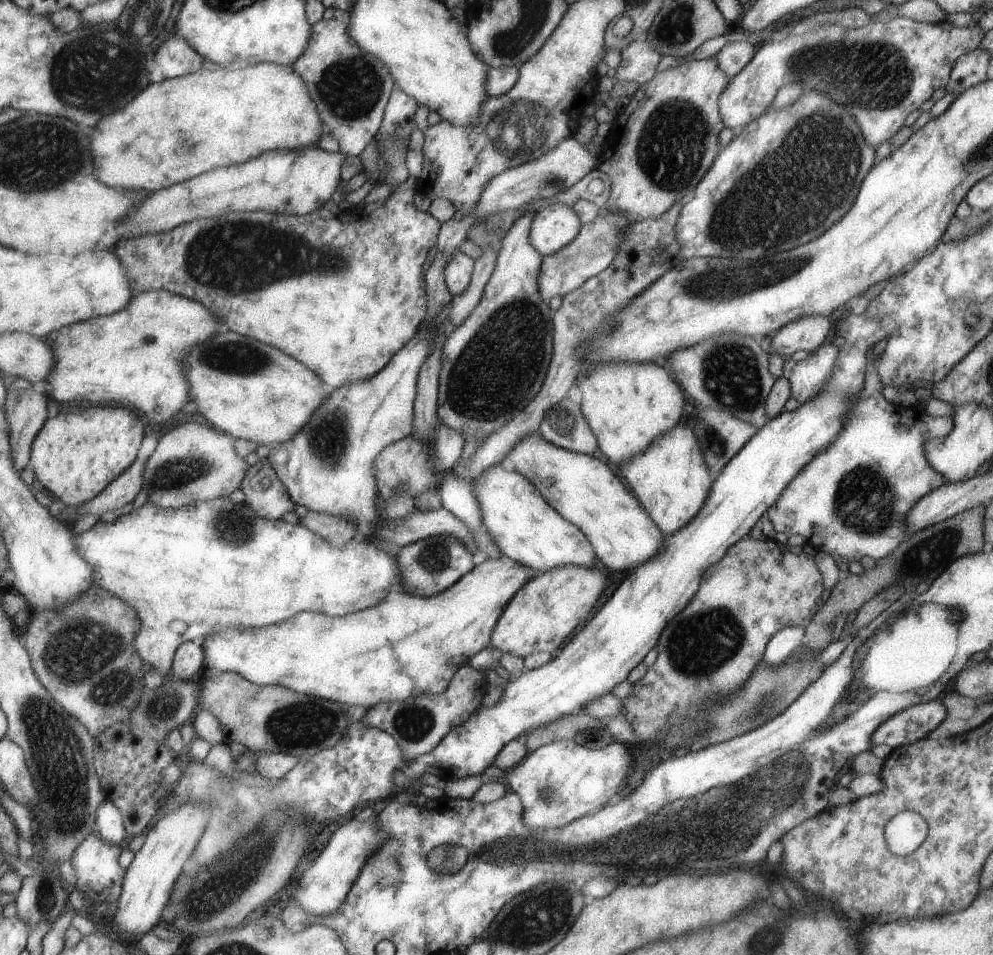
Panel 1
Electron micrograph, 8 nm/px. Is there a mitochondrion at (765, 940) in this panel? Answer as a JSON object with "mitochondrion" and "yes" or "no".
{"mitochondrion":"yes"}

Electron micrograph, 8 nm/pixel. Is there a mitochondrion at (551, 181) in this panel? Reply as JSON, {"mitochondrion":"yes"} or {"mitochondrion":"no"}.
{"mitochondrion":"yes"}

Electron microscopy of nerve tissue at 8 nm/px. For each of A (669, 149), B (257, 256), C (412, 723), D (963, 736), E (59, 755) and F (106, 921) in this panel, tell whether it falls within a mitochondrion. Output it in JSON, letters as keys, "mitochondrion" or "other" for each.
{"A":"mitochondrion","B":"mitochondrion","C":"mitochondrion","D":"other","E":"mitochondrion","F":"other"}

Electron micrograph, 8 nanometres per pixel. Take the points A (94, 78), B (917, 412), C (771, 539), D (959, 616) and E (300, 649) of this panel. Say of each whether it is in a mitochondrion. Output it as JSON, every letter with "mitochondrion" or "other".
{"A":"mitochondrion","B":"other","C":"other","D":"other","E":"other"}

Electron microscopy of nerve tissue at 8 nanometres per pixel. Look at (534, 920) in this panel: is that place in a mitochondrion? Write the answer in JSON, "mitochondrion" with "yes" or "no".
{"mitochondrion":"yes"}

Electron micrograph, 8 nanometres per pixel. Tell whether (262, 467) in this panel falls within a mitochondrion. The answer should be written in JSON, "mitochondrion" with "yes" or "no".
{"mitochondrion":"no"}

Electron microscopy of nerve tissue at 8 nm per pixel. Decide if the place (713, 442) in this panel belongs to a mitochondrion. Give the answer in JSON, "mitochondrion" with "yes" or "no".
{"mitochondrion":"yes"}

